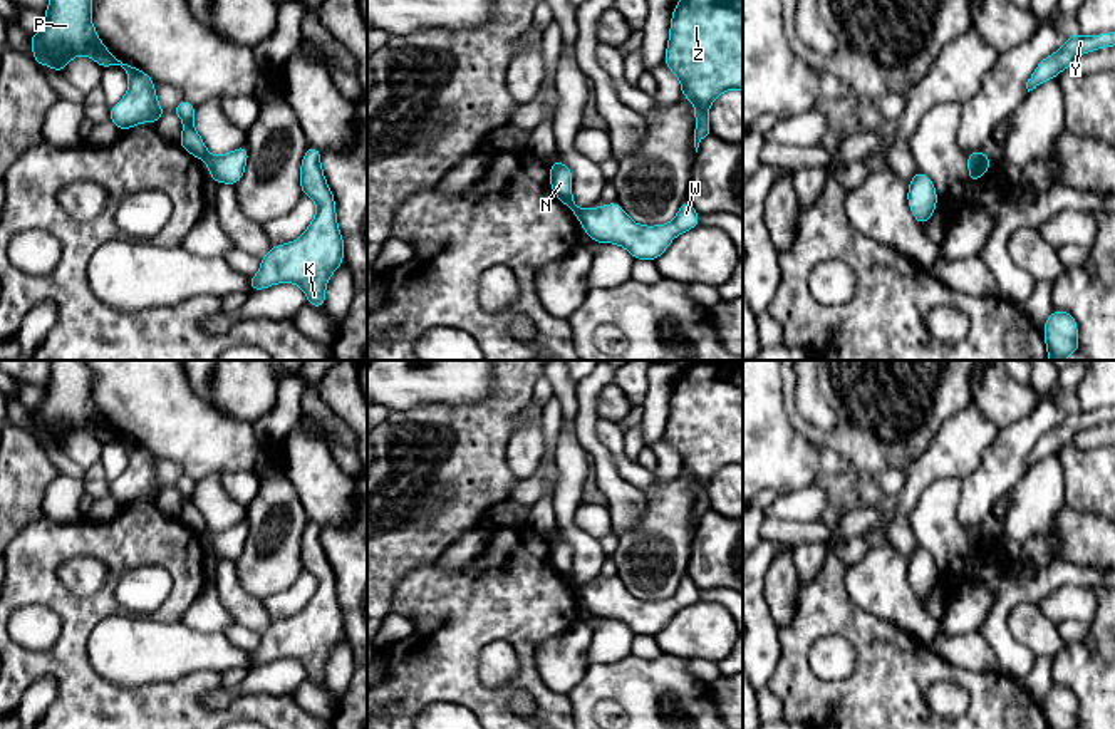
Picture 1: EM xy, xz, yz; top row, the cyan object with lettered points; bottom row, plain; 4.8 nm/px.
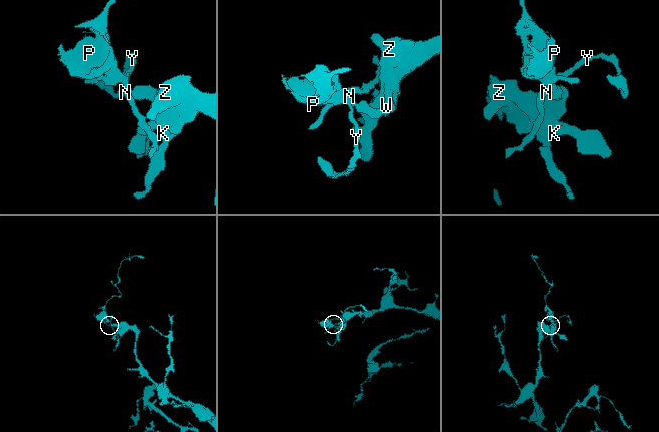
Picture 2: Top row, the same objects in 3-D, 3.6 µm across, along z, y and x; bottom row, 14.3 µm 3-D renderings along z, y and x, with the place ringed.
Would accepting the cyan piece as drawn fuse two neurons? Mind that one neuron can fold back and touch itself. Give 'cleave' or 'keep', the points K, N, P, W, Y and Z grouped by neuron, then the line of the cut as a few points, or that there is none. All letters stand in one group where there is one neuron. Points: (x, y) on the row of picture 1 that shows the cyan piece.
cleave; groups K W Z / N P Y; cut xz (582, 210), (577, 217)

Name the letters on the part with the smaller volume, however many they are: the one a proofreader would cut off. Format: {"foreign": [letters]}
{"foreign": ["N", "P", "Y"]}

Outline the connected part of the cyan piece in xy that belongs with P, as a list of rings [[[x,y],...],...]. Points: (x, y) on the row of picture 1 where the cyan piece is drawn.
[[[50,0],[44,12],[40,30],[29,37],[34,62],[44,64],[64,74],[69,60],[77,55],[92,57],[101,69],[116,65],[127,72],[126,96],[109,111],[109,119],[122,131],[139,122],[158,122],[163,114],[154,85],[156,82],[129,62],[114,57],[97,37],[91,23],[94,0]]]

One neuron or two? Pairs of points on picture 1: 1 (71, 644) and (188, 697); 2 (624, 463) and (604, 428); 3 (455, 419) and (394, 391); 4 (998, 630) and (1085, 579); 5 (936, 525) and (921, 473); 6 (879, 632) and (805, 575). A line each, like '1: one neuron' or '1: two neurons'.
1: one neuron
2: one neuron
3: two neurons
4: one neuron
5: two neurons
6: two neurons

